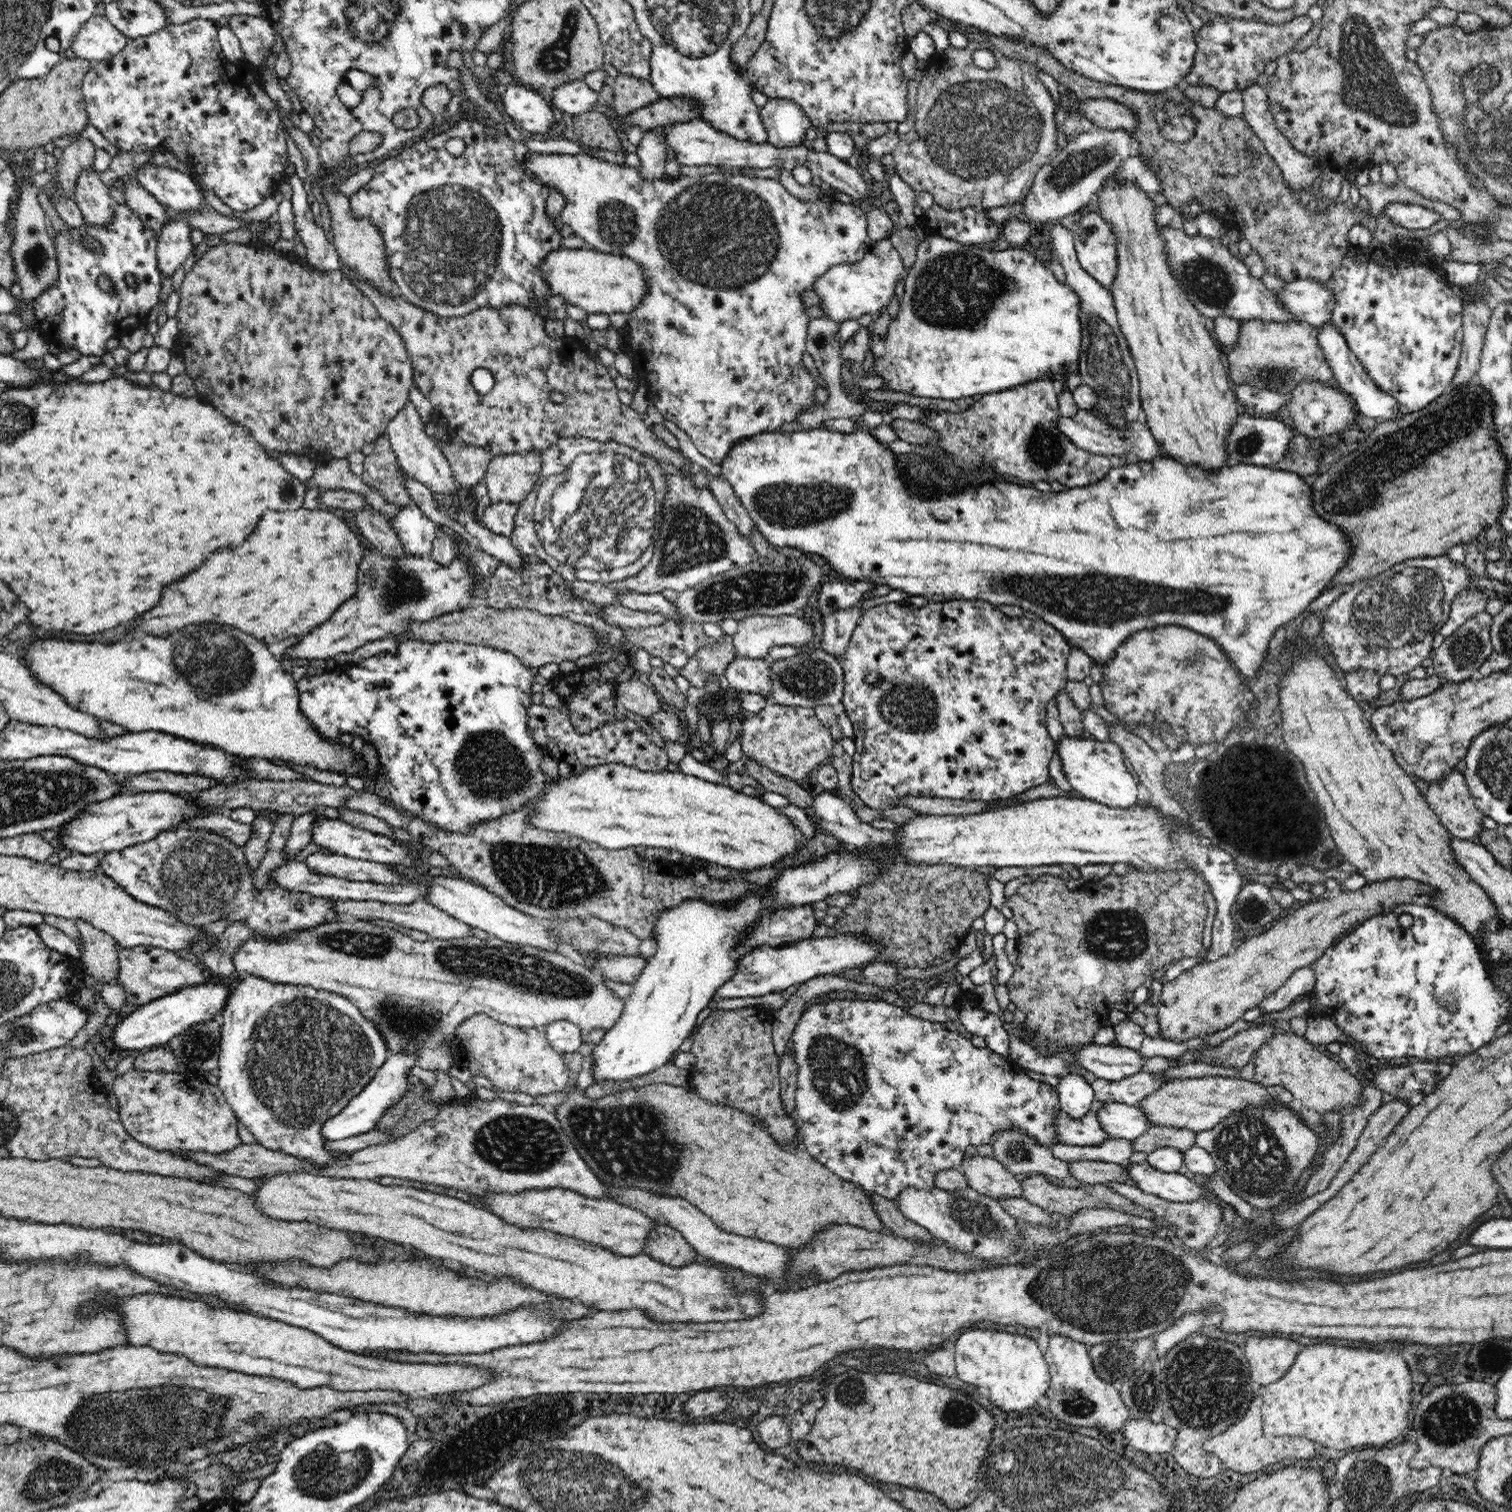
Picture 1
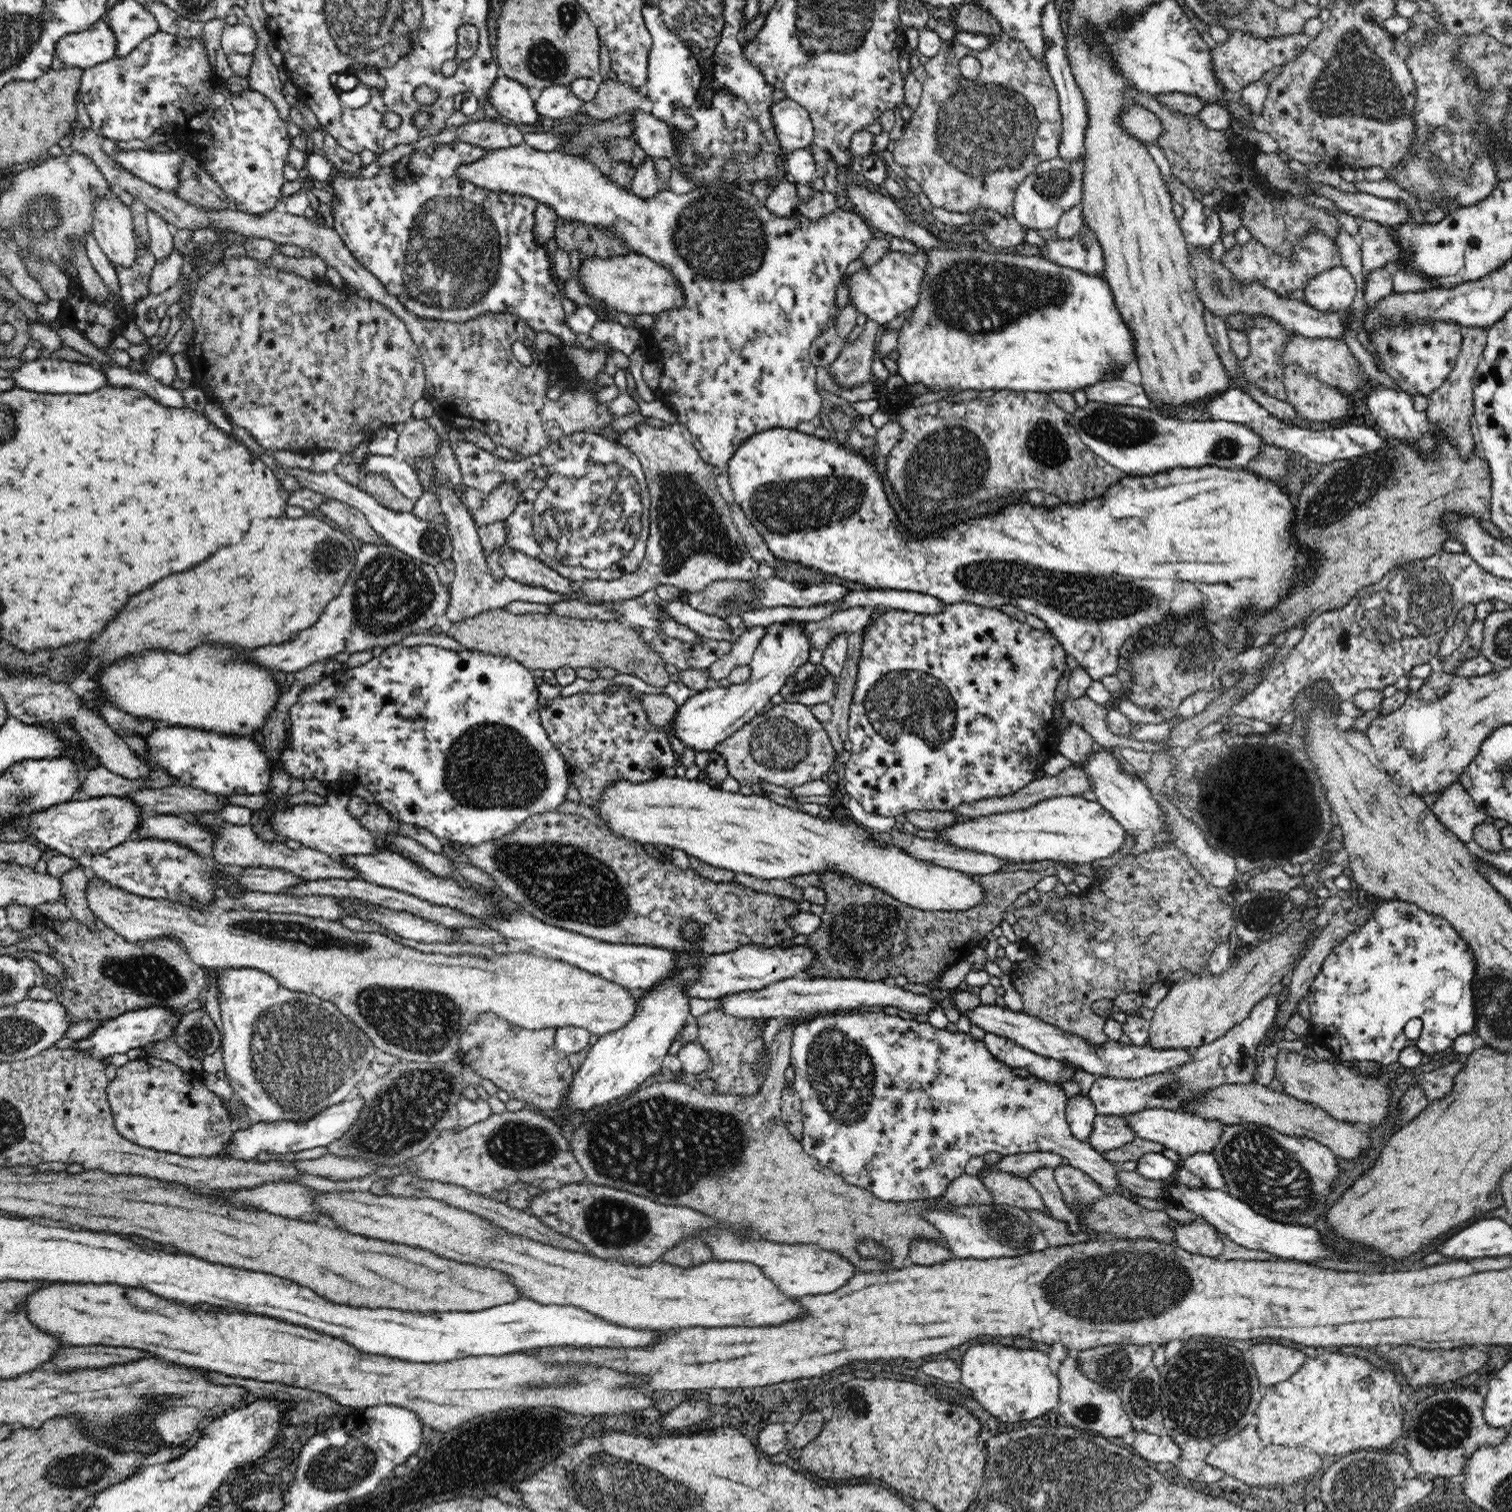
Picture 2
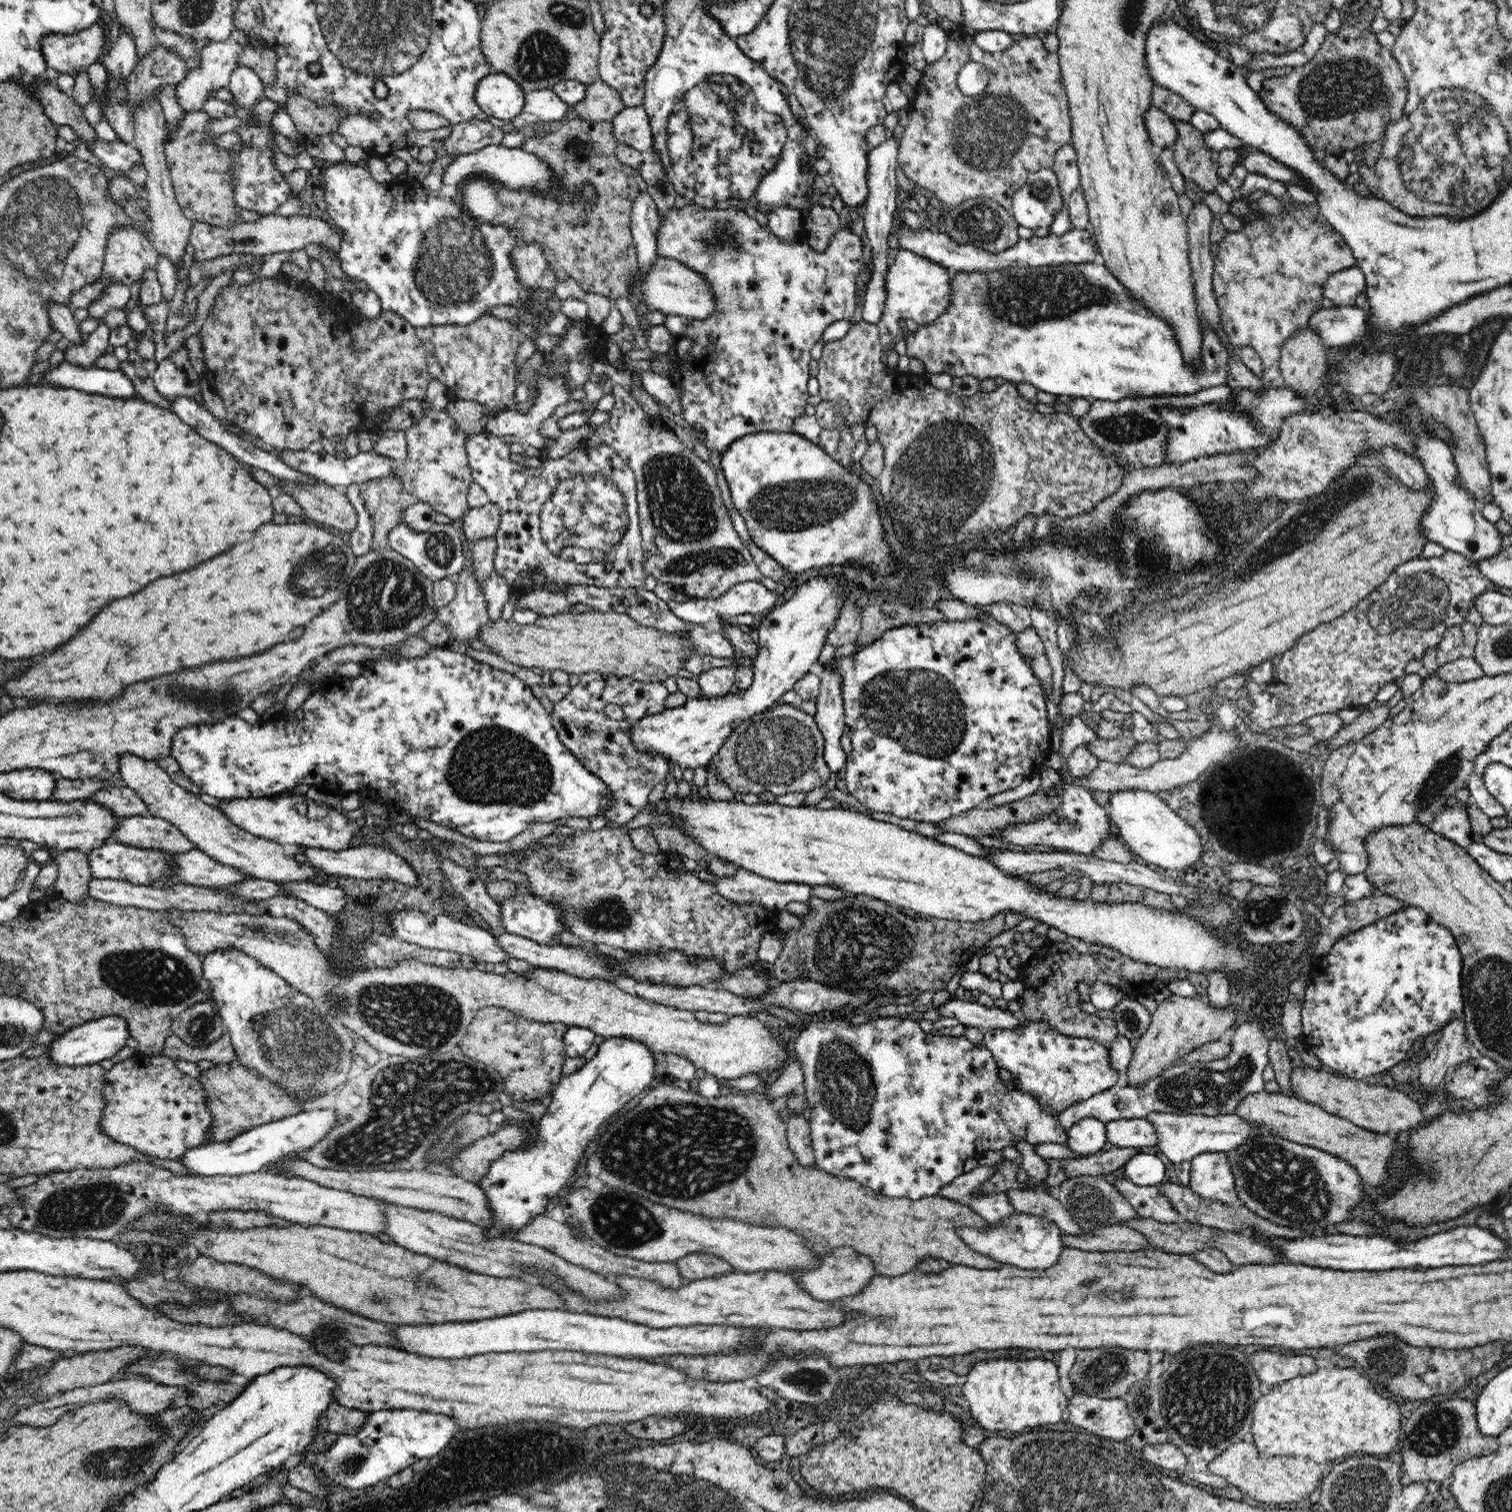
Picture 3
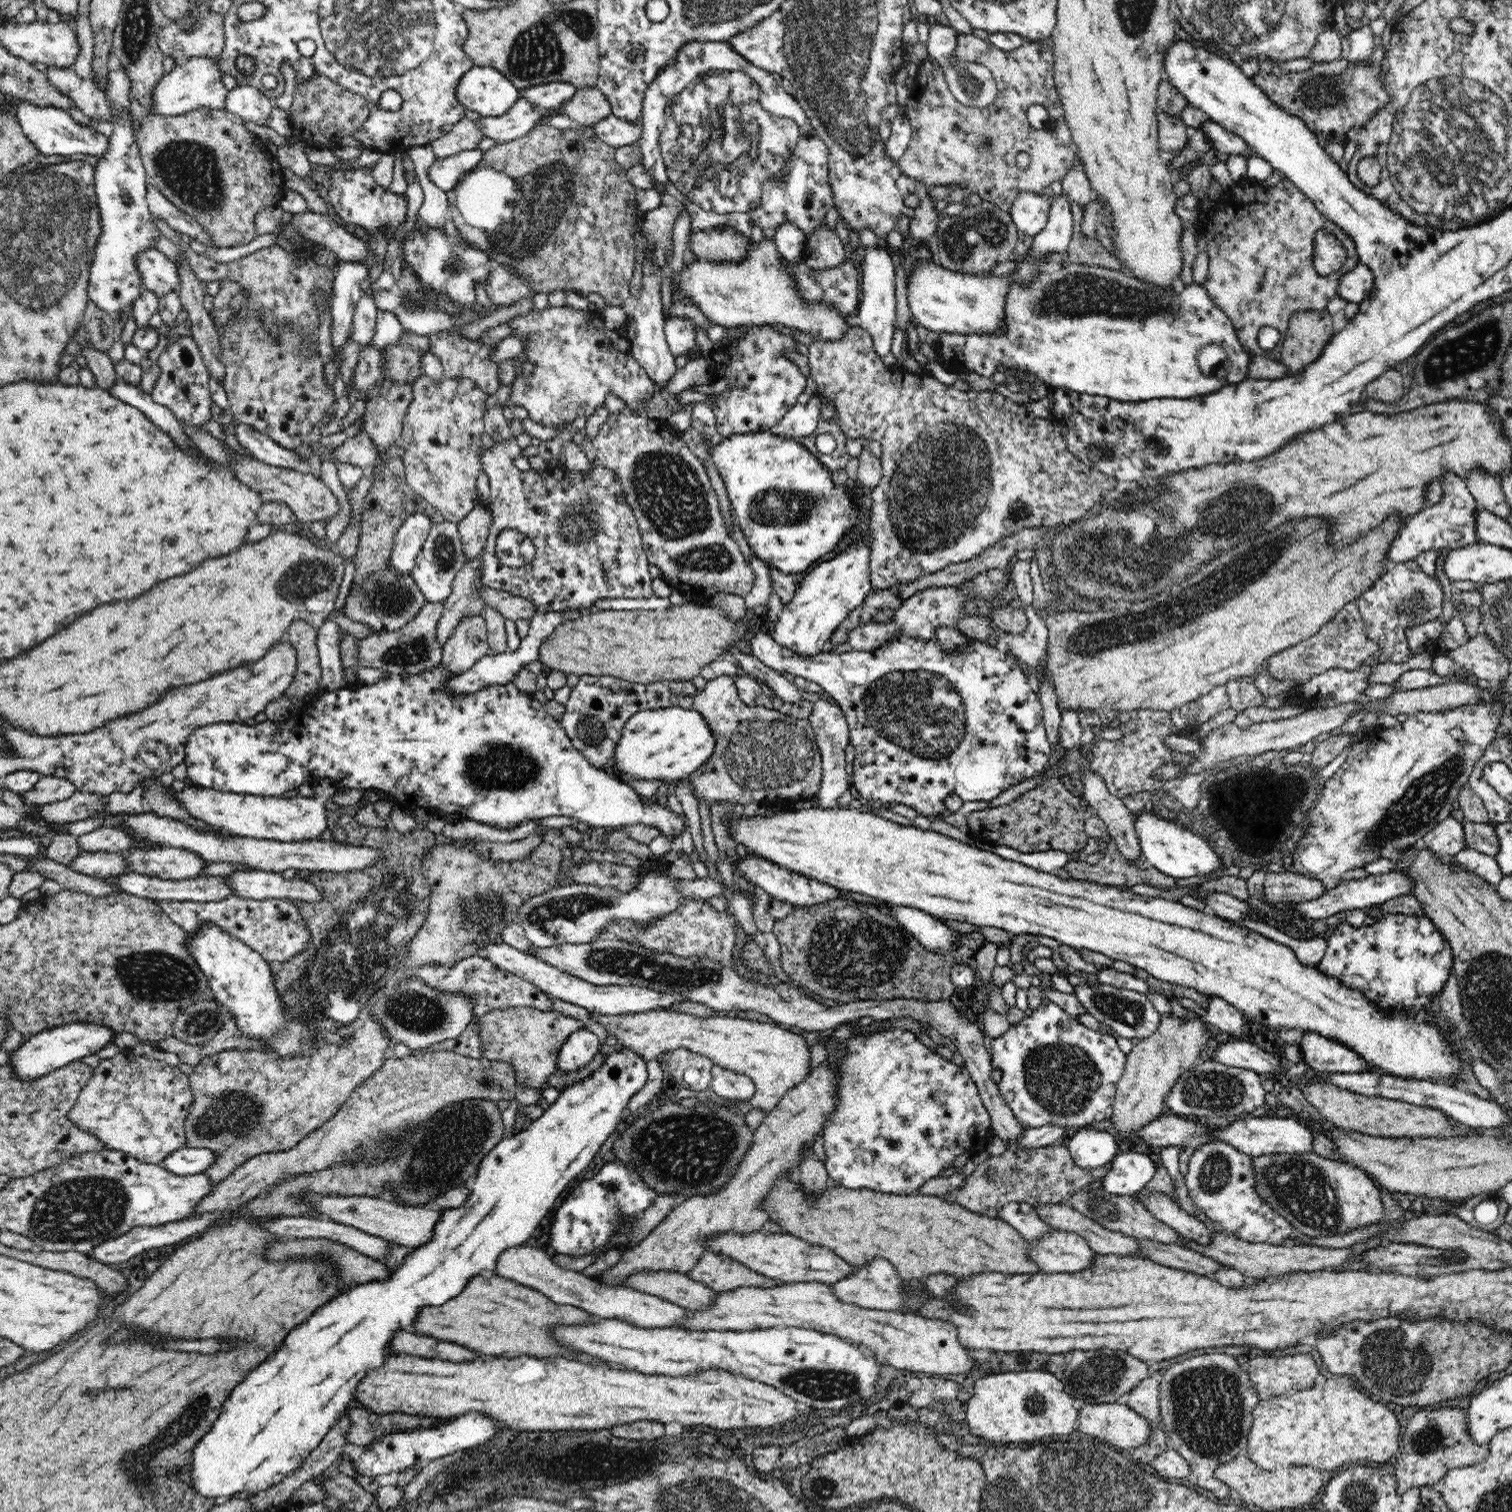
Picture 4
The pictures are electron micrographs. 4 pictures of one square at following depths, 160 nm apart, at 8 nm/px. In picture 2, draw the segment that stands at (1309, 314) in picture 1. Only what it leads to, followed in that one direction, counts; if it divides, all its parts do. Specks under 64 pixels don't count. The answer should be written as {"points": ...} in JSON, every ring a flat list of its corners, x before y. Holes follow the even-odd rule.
{"points":[[1334,267,1316,275,1304,288,1305,302,1322,312,1349,310,1356,295,1356,283,1346,267]]}

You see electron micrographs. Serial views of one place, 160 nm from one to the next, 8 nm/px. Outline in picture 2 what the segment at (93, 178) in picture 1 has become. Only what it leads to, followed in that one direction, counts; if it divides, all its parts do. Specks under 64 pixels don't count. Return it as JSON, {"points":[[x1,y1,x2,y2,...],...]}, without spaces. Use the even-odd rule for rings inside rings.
{"points":[[100,197,93,212,93,236,109,262,130,268,140,246,134,232,130,207,111,197]]}

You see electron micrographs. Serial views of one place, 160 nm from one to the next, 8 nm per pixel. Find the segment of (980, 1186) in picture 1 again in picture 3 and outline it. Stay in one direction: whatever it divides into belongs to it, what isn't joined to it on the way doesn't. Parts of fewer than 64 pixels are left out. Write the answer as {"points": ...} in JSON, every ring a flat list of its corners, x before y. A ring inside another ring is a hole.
{"points":[[1012,1189,1007,1195,1010,1204,1018,1213,1047,1218,1055,1222,1066,1235,1080,1236,1086,1232,1052,1193,1044,1190]]}

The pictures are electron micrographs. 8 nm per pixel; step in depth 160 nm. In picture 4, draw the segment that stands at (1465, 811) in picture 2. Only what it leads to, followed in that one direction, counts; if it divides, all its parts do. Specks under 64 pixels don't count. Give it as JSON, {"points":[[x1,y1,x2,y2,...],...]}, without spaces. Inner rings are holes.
{"points":[[1451,816,1428,832,1420,845,1441,859,1453,857,1466,849,1463,824]]}

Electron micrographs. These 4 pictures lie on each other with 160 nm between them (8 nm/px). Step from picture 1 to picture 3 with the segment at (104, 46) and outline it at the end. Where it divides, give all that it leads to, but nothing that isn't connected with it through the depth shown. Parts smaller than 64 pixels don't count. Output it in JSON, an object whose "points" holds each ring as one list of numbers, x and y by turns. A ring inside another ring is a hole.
{"points":[[93,24,72,34,47,34,40,40,40,51,46,66,60,74,72,76,98,62,107,43,104,30]]}

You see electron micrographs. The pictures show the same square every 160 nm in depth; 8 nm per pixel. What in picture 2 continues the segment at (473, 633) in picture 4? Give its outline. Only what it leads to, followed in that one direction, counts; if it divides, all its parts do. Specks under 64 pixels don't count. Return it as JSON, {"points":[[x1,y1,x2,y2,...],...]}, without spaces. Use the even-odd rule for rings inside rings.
{"points":[[440,487,437,492,441,494,439,503,442,512,445,514,446,525,453,544,452,561,455,568,455,577,451,582,450,601,444,614,452,623,474,618,480,614,490,612,490,610,505,609,508,604,516,600,544,605,569,600,566,595,560,595,556,591,520,584,508,577,496,581,488,569,485,554,482,552,477,526,471,517,472,512,460,501,460,492,454,493,452,489,446,489,446,487]]}

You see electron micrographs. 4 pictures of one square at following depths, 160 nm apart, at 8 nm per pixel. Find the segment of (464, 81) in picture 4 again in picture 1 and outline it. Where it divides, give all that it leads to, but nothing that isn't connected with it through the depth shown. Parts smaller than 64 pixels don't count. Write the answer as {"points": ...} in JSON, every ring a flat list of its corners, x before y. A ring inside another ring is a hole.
{"points":[[507,81,501,99,504,112,529,133,544,134,551,128,552,107,536,90]]}

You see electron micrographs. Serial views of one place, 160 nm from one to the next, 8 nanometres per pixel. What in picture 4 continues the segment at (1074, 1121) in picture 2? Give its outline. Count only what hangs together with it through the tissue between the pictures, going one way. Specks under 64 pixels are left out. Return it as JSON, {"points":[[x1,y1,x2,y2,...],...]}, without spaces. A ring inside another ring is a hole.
{"points":[[1098,1128,1080,1129,1071,1138,1068,1150,1077,1167,1095,1169,1114,1160,1118,1143,1114,1135]]}

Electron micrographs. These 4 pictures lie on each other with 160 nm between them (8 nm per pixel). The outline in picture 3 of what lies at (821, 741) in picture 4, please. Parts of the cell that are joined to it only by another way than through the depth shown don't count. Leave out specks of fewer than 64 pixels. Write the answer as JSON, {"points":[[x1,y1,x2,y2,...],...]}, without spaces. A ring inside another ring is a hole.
{"points":[[830,669,823,672,815,705,816,712,812,716,823,743,824,762,830,774,838,774,847,763,847,755,840,746,840,738,846,729,840,675,832,673]]}

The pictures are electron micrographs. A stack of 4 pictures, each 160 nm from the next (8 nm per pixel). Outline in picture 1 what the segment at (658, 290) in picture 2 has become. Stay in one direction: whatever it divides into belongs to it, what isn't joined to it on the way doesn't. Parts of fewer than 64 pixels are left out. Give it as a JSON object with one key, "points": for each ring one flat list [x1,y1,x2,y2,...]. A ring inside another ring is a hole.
{"points":[[560,248,547,254,541,264,543,276,550,285,552,294,562,296,568,304,580,306,590,314,630,313,643,303,647,293,645,268,628,256,608,254,592,248]]}

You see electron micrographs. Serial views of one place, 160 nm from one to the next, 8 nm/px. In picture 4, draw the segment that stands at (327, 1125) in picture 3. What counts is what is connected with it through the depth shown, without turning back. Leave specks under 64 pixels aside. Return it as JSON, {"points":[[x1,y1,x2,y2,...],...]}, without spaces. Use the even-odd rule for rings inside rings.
{"points":[[183,1146,168,1154,160,1164,174,1174,189,1175,204,1172,206,1166,210,1166,213,1161,212,1151]]}

